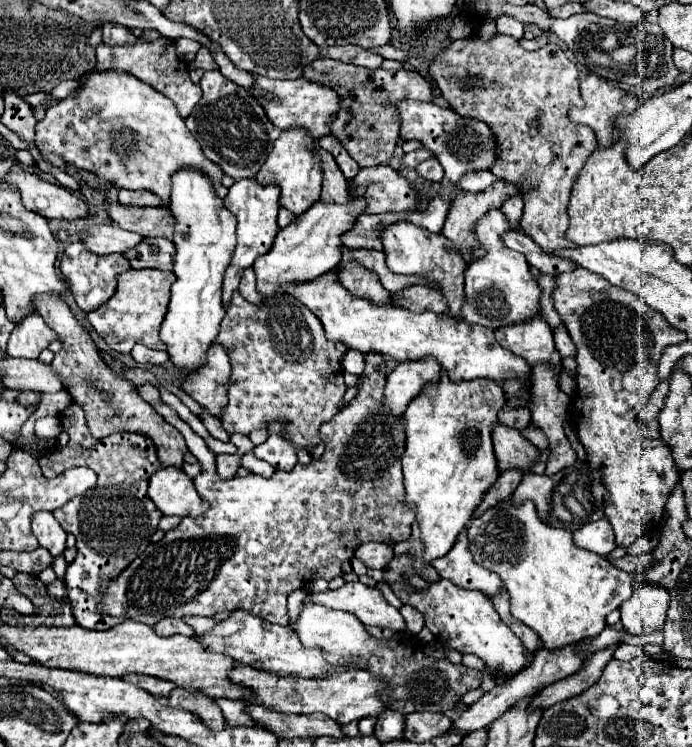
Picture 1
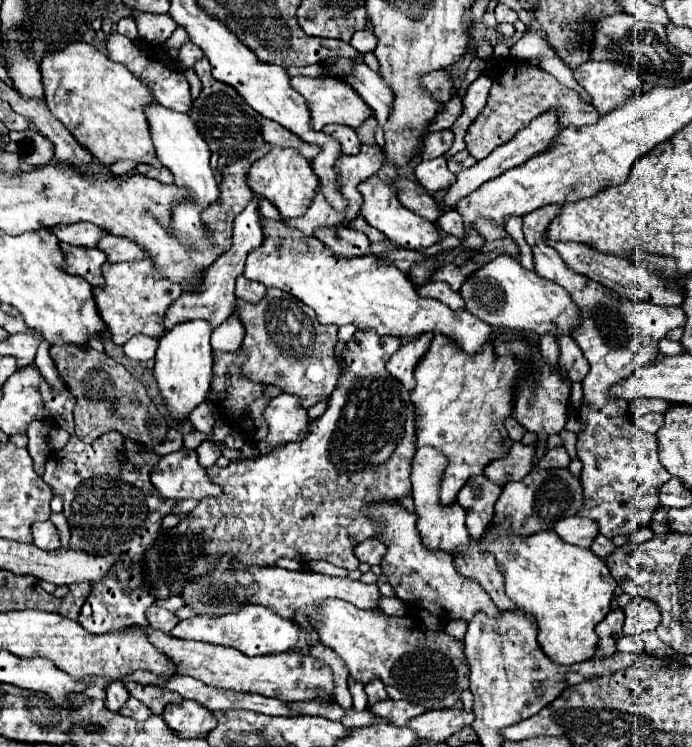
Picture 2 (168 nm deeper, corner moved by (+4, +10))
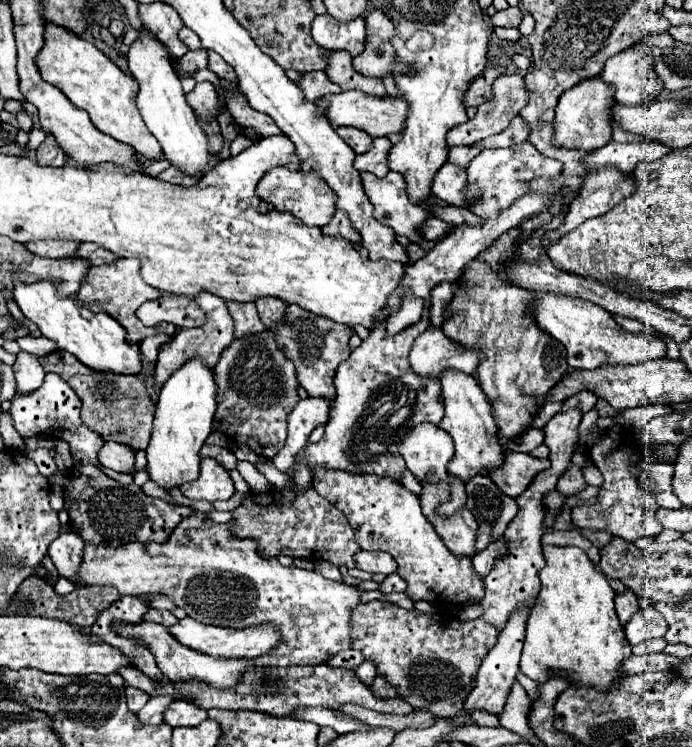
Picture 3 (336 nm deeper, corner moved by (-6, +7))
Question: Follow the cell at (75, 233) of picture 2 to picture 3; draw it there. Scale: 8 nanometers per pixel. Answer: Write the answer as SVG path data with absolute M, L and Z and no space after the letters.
M33 240L23 244L29 252L37 256L47 256L47 258L67 258L77 250L77 242L73 240Z

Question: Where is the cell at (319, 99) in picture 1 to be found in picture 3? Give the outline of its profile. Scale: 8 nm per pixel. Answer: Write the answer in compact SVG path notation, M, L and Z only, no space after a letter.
M349 90L341 94L331 94L327 96L329 108L327 108L327 118L333 128L339 126L353 126L359 130L365 130L369 136L389 136L389 134L399 134L403 132L403 116L407 116L407 104L399 100L399 96L371 96L363 94L359 90Z

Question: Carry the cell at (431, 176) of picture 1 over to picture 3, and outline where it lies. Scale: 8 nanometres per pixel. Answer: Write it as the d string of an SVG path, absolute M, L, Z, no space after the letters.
M445 162L435 176L433 194L449 206L465 208L469 204L469 200L465 198L465 186L467 186L465 168L459 168L451 162Z

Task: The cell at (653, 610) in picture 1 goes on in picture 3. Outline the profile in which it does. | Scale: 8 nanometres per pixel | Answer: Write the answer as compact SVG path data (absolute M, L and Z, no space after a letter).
M653 606L647 610L637 610L635 616L631 616L631 620L625 624L625 636L631 646L651 638L665 636L665 632L667 632L667 622Z

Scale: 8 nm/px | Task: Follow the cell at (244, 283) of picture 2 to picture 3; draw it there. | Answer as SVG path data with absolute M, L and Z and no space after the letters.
M261 298L255 302L257 308L259 308L259 316L263 320L263 324L267 328L273 328L275 324L279 324L285 316L285 308L287 304L283 300L277 300L277 298Z

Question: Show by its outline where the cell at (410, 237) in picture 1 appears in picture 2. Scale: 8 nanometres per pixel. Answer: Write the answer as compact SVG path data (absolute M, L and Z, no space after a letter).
M383 165L381 171L379 171L375 177L371 177L369 181L365 181L365 183L359 185L359 193L363 195L361 215L365 217L365 221L367 221L371 227L375 227L375 229L379 229L381 233L385 233L389 241L393 241L395 245L401 245L401 247L405 247L405 249L425 249L425 247L431 247L431 245L439 243L441 233L439 233L439 229L435 227L435 223L431 223L431 221L427 221L427 219L415 215L413 211L405 209L405 207L397 201L395 189L393 189L391 185L385 185L385 179L387 179L387 177L393 177L393 175L397 175L395 167Z

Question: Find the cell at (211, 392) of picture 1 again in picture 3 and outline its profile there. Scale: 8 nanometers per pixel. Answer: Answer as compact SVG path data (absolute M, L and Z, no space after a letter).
M227 300L227 308L235 320L235 338L243 338L247 334L255 334L255 332L263 332L265 326L259 320L257 314L257 306L255 304L245 304L245 302L229 302Z

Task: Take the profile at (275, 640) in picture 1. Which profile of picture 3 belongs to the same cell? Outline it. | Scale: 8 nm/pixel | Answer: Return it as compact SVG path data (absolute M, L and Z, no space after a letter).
M191 618L179 620L175 626L169 628L169 634L177 642L181 642L183 646L187 646L191 650L197 650L197 652L203 652L203 654L209 654L209 656L215 656L215 658L223 658L223 660L229 660L229 658L257 658L261 654L267 654L281 640L279 632L269 624L263 624L263 626L257 626L257 628L233 630L233 628L207 626L207 624L201 624L197 620L191 620Z

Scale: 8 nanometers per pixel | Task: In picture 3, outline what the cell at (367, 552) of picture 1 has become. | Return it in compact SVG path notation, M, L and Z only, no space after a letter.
M357 552L355 554L355 564L359 570L365 570L369 574L393 574L397 570L395 560L387 552Z

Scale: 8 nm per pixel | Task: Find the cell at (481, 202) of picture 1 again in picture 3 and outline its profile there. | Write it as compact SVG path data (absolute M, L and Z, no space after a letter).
M595 76L595 80L585 80L583 84L565 90L555 108L555 144L561 148L577 148L583 152L607 144L607 140L611 140L611 106L611 84L603 84L601 76Z

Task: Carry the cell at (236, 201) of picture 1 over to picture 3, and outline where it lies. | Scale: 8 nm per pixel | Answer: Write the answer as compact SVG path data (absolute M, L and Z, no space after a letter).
M201 292L195 302L199 304L199 308L207 314L207 322L201 328L189 328L189 330L177 330L177 334L173 336L173 340L169 344L165 344L159 352L157 364L155 364L155 390L159 394L161 386L167 382L167 376L171 376L171 372L175 372L175 368L179 368L179 364L183 364L183 360L191 360L191 356L203 356L203 360L207 360L207 366L213 370L215 364L219 362L221 352L233 342L233 318L227 310L227 304L223 298L209 294L209 292Z

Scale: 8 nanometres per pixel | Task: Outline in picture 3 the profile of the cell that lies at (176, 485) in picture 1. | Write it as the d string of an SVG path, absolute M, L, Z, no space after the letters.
M203 458L201 460L201 474L195 482L183 484L179 488L183 496L193 500L229 500L233 496L233 480L229 470L225 470L217 460Z

